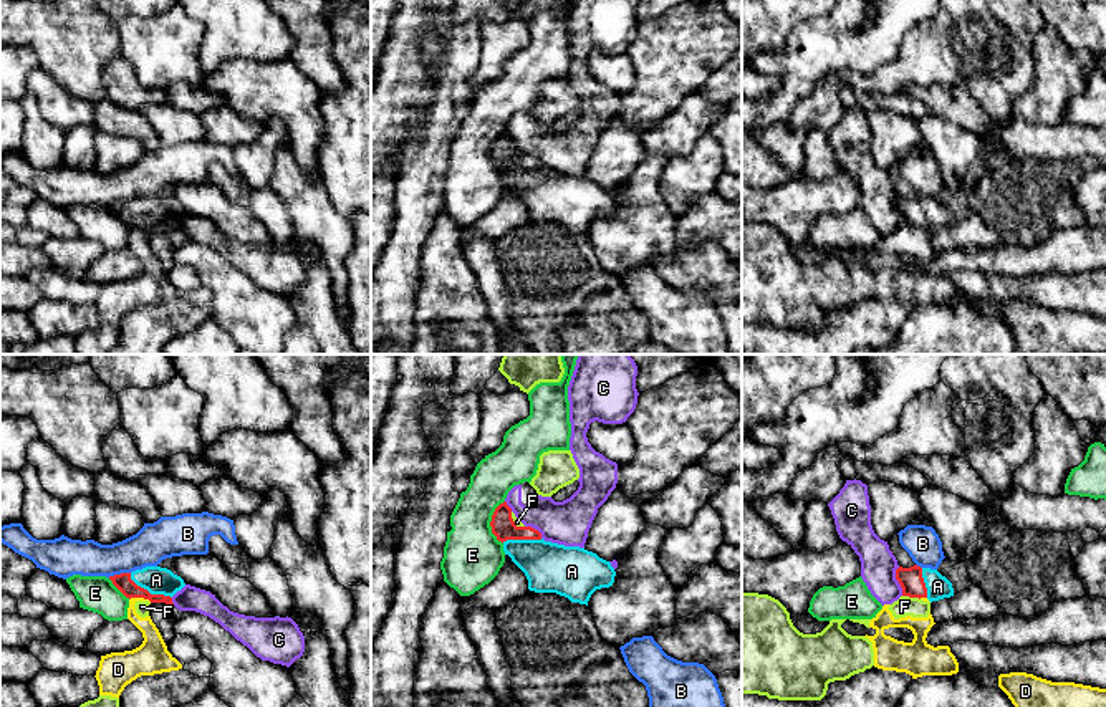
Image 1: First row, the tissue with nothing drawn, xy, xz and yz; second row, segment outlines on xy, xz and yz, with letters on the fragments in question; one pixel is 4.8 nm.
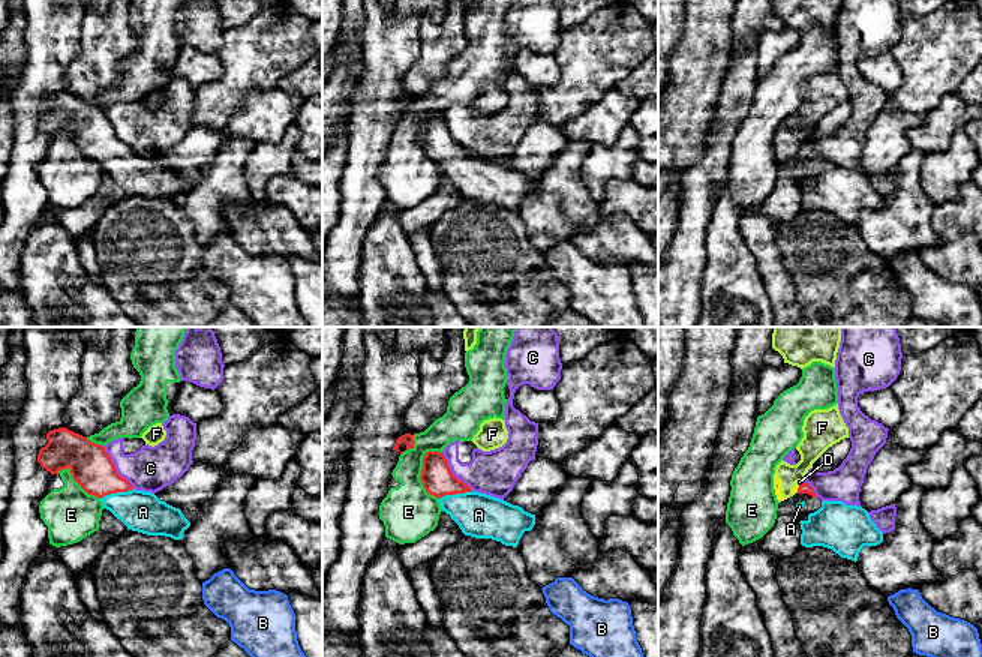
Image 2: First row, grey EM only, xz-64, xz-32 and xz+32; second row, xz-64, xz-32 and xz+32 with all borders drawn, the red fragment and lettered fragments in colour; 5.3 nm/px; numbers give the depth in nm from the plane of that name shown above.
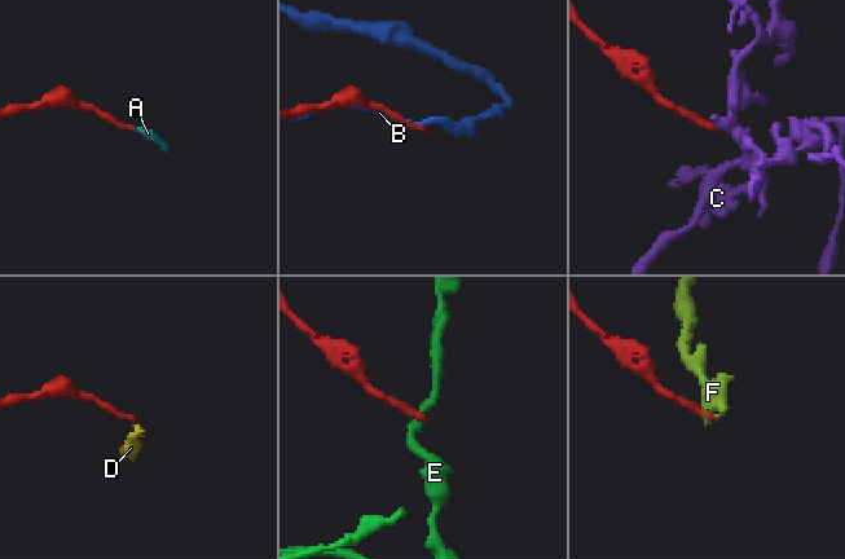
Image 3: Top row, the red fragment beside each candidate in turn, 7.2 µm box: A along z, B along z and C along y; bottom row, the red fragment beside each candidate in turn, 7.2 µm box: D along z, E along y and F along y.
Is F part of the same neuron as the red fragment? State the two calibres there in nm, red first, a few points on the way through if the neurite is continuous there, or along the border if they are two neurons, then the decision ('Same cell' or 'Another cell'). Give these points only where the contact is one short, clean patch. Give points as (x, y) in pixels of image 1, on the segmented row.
Thickness 120 nm (red) against 100 nm. Boundary: yz (903, 595), (919, 600). Another cell

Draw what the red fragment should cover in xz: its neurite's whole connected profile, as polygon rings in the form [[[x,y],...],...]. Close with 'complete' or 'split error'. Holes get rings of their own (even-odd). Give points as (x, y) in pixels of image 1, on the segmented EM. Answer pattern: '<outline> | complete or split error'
[[[507,502],[495,508],[490,527],[505,555],[525,573],[530,591],[556,593],[588,606],[596,589],[614,583],[609,561],[579,546],[545,541],[531,527],[517,527]]] | split error

